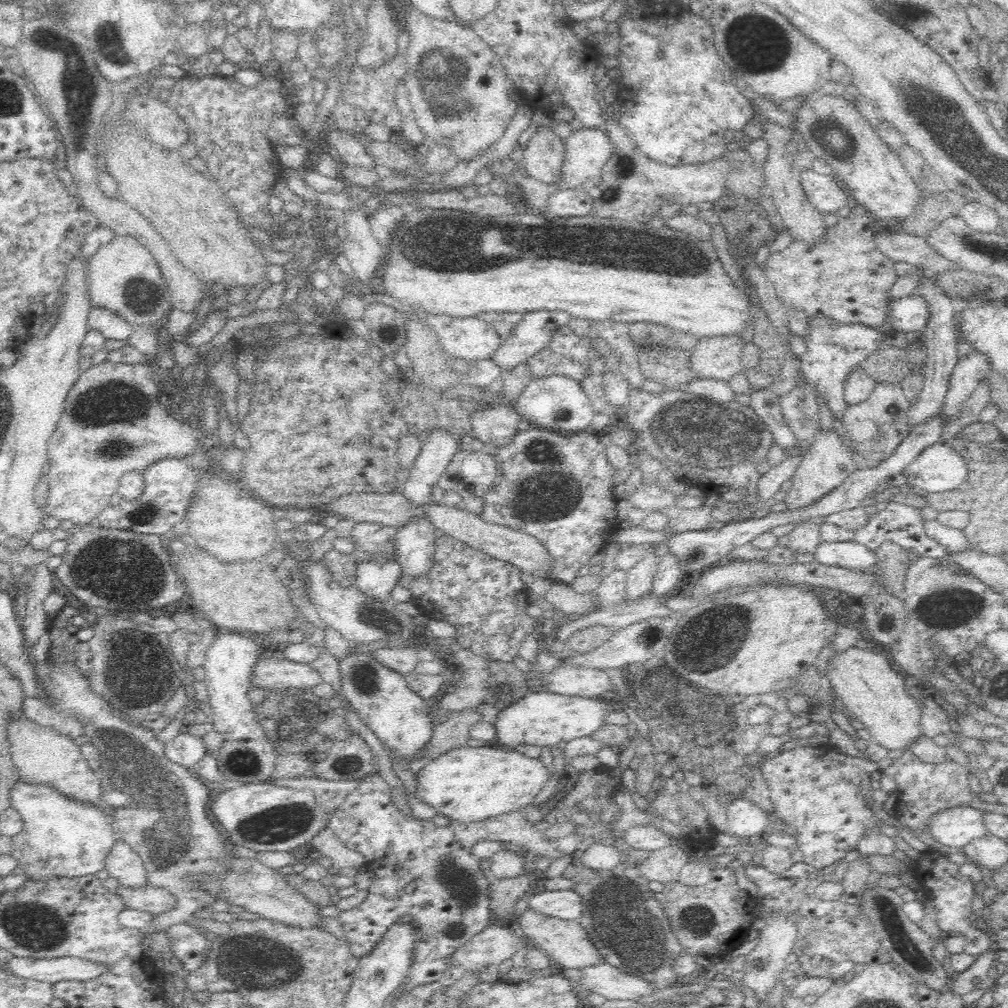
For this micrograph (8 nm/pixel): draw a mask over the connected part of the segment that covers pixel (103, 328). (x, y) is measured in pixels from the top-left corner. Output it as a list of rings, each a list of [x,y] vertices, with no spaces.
[[[93,307],[88,316],[88,330],[97,330],[106,340],[127,342],[134,328],[122,315],[106,308]]]

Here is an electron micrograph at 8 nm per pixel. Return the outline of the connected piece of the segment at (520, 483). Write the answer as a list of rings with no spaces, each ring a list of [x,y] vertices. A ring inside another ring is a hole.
[[[535,426],[519,430],[508,444],[498,448],[484,444],[473,434],[460,439],[461,450],[485,452],[492,456],[496,463],[496,476],[489,492],[486,492],[482,512],[479,515],[490,524],[521,530],[538,539],[554,559],[550,577],[556,582],[570,584],[578,576],[580,568],[588,565],[590,558],[594,554],[599,554],[612,538],[612,534],[618,530],[616,526],[618,500],[613,494],[613,475],[618,470],[608,464],[605,447],[598,440],[598,434],[587,430],[564,436]]]

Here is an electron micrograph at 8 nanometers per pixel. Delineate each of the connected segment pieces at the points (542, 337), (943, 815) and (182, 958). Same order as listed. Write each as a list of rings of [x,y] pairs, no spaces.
[[[526,312],[522,322],[507,340],[501,342],[491,360],[503,373],[510,372],[539,354],[550,343],[558,327],[564,324],[568,324],[568,314],[564,312]]]
[[[970,806],[946,808],[930,814],[929,818],[932,840],[950,848],[964,848],[977,839],[991,836],[982,811]]]
[[[174,924],[165,934],[170,942],[173,960],[182,972],[194,973],[203,961],[204,952],[209,948],[209,940],[198,931],[194,924]]]

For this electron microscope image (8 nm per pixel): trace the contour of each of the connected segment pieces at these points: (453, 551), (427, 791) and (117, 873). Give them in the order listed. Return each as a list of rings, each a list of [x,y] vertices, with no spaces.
[[[443,534],[435,540],[435,553],[428,572],[419,577],[401,574],[397,583],[410,590],[411,600],[419,608],[420,615],[451,624],[459,634],[455,642],[462,648],[470,649],[485,659],[512,663],[519,656],[521,641],[534,634],[541,624],[541,619],[528,615],[527,587],[520,575],[521,570],[512,563],[494,558],[453,536]]]
[[[486,742],[486,746],[481,748],[457,747],[434,760],[427,760],[425,766],[415,775],[418,780],[415,796],[435,808],[438,815],[448,817],[451,823],[476,822],[532,805],[534,797],[540,794],[551,774],[552,768],[546,768],[538,759],[524,756],[513,749],[490,746]]]
[[[116,841],[110,849],[105,858],[105,869],[124,887],[136,888],[148,883],[143,860],[124,841]]]

